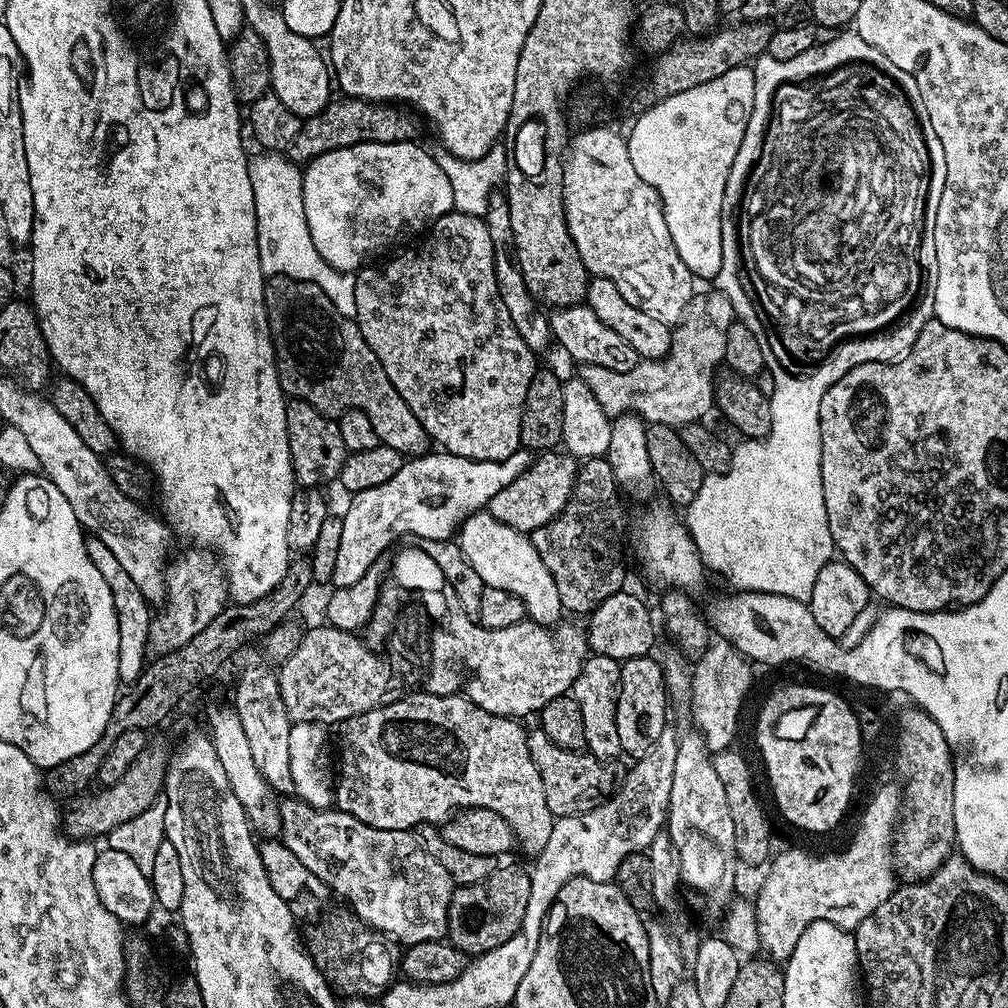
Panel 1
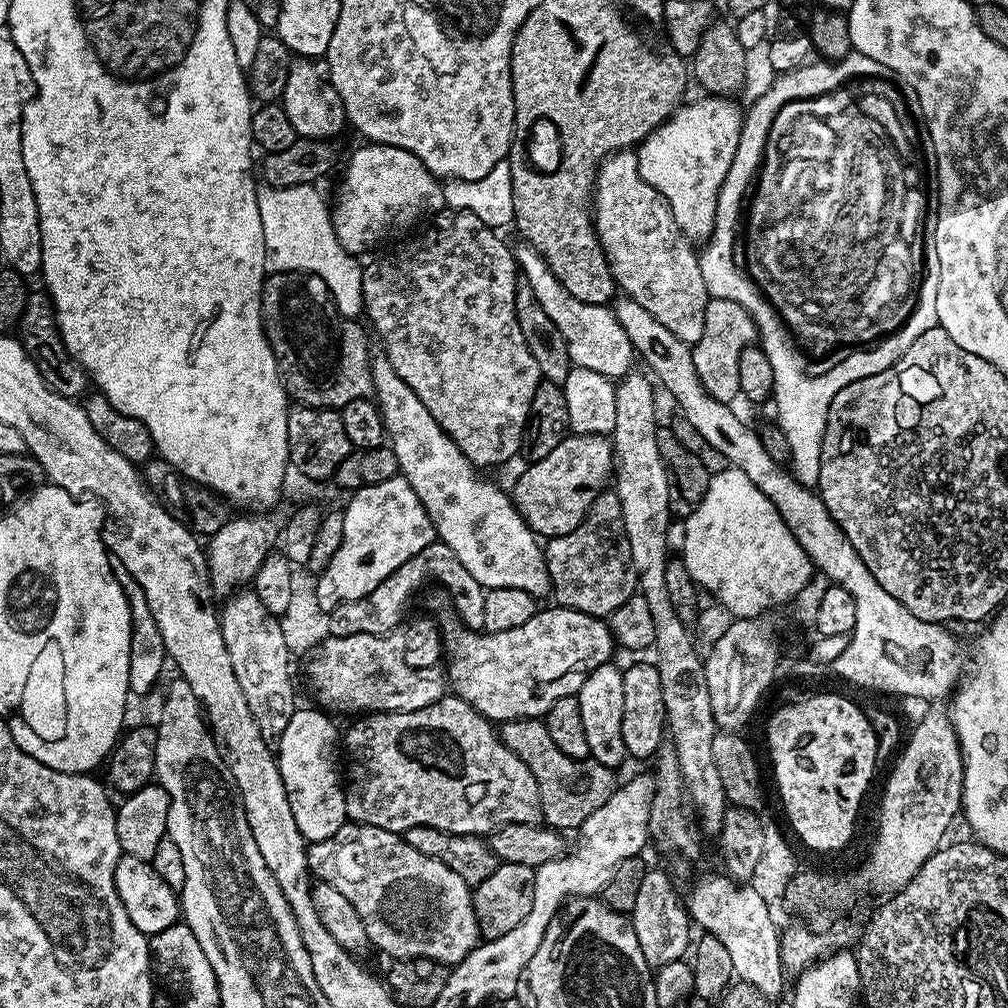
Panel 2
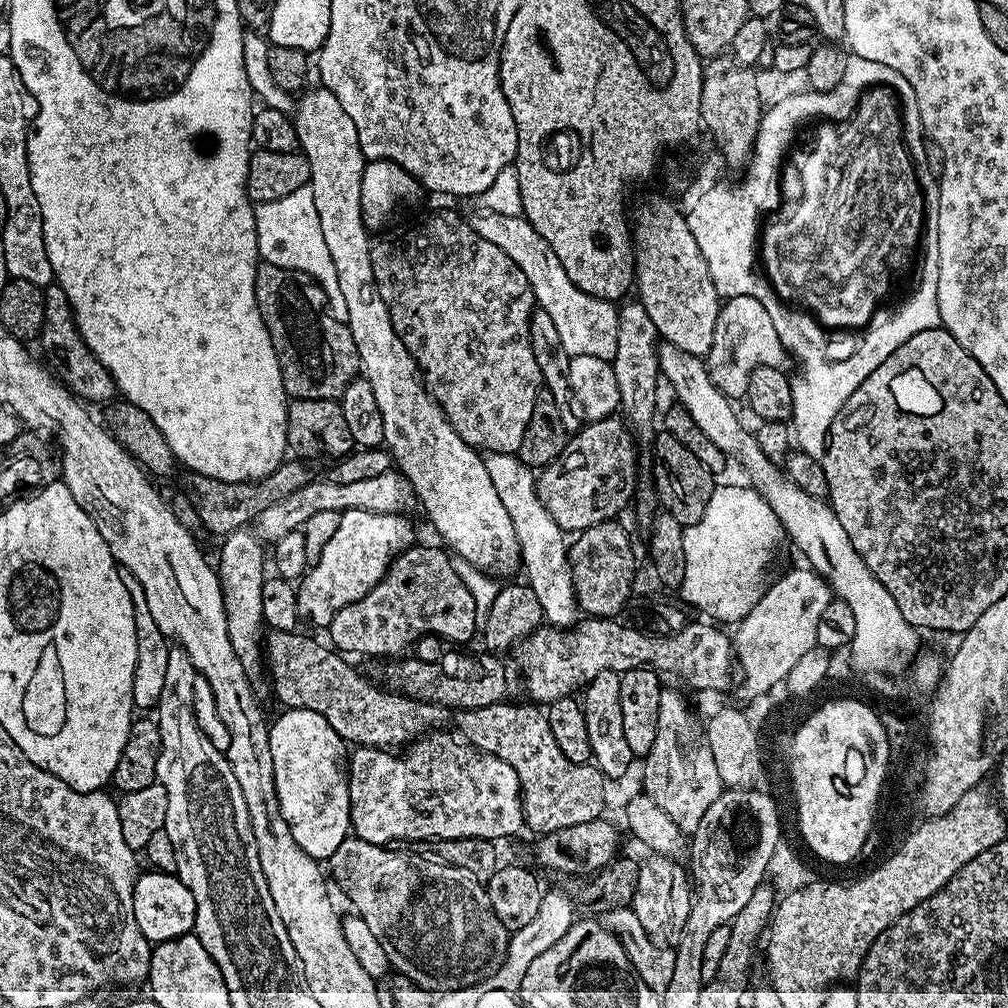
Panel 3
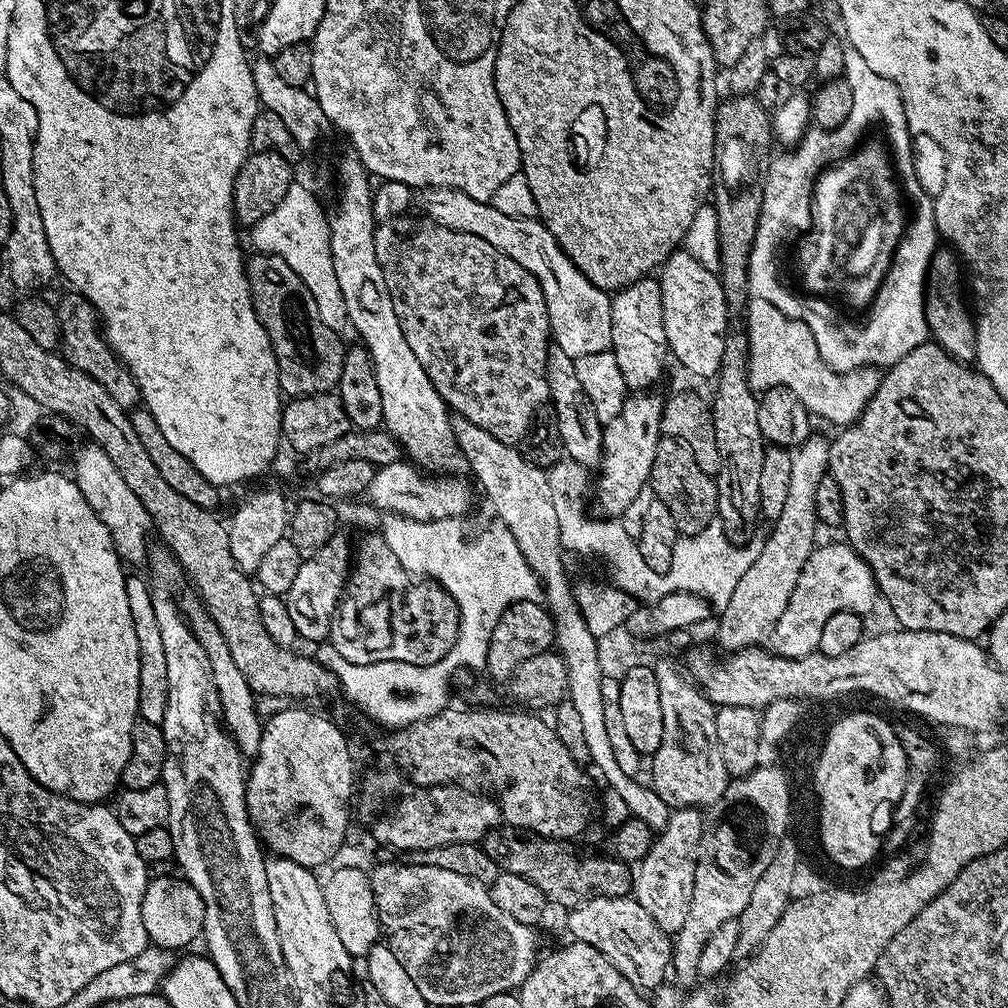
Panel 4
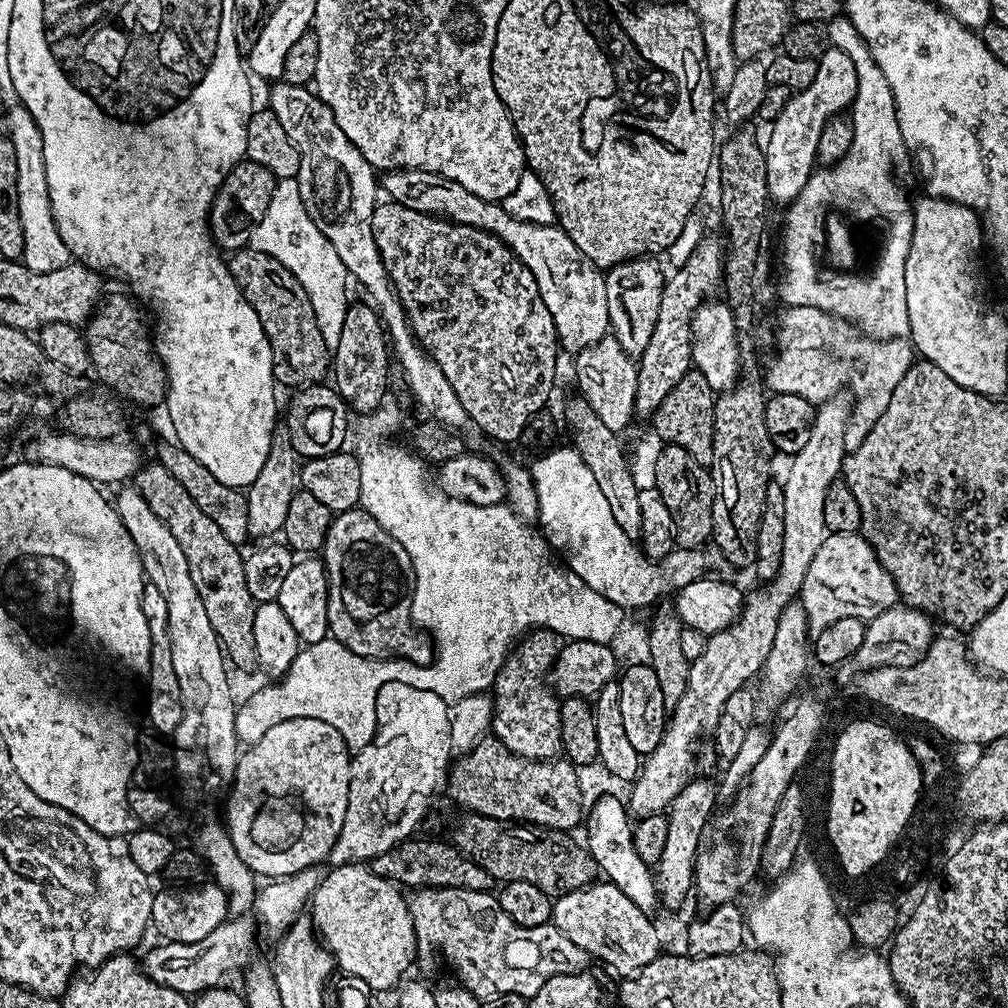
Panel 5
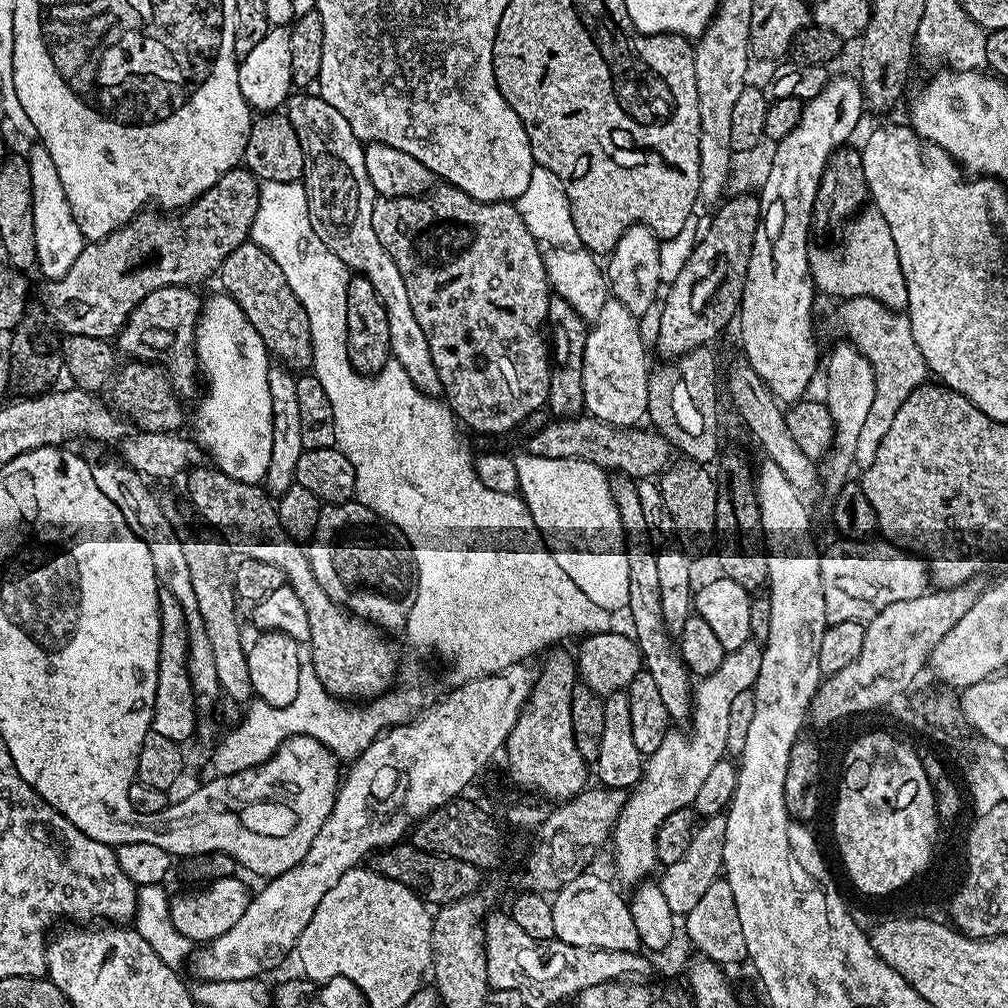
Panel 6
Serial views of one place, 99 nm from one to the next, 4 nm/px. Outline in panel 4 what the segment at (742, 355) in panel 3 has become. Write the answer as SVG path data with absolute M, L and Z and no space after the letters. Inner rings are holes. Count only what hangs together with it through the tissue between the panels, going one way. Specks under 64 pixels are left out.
M749 295L748 306L742 313L743 327L748 333L748 381L753 392L763 394L768 388L788 388L808 408L813 417L821 416L832 424L847 426L853 424L867 406L868 399L876 392L880 385L881 373L875 367L865 366L853 368L847 372L835 372L820 356L818 342L814 334L801 320L790 318L774 306L774 302L766 302L766 298Z

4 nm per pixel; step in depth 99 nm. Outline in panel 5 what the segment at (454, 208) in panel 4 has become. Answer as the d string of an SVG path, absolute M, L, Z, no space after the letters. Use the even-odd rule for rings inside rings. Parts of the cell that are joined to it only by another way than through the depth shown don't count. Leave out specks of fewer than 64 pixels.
M400 168L385 171L380 184L383 195L385 192L388 195L385 197L393 204L451 220L454 224L480 228L502 241L522 261L526 270L534 274L542 302L546 302L546 310L550 310L550 318L554 318L556 339L563 351L578 353L609 335L605 273L588 261L556 224L531 224L516 220L506 214L503 203L478 198L478 194L470 194L466 186L440 173Z

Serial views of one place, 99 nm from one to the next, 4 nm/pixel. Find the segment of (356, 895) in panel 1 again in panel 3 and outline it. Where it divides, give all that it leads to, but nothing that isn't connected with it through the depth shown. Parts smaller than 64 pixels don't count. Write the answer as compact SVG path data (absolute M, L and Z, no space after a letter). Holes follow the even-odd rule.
M349 836L328 861L328 867L354 904L355 913L373 931L382 950L386 951L391 967L410 978L417 989L429 988L436 993L475 985L476 975L488 963L503 960L508 949L510 929L494 914L487 887L466 870L455 868L439 859L427 860L412 852L395 852L395 847L374 844Z

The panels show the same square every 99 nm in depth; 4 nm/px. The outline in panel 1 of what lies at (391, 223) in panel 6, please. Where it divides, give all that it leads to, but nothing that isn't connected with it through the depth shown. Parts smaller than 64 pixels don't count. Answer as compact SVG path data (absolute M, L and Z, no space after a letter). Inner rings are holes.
M455 210L434 221L420 242L421 244L417 248L412 248L409 252L404 252L401 256L386 261L385 264L372 262L355 273L356 315L354 319L360 325L362 338L366 338L370 350L374 350L374 354L378 354L378 358L386 370L386 378L390 378L394 390L398 390L398 394L406 402L406 406L410 406L412 413L420 419L422 426L428 431L429 437L435 443L437 440L440 443L437 445L443 451L471 460L505 460L510 458L510 454L521 451L522 448L520 423L527 402L527 392L530 390L531 380L535 378L538 369L538 363L536 363L538 356L524 341L522 334L518 334L518 330L510 318L510 310L506 310L506 302L502 300L502 294L496 285L498 246L492 240L487 223L481 217Z

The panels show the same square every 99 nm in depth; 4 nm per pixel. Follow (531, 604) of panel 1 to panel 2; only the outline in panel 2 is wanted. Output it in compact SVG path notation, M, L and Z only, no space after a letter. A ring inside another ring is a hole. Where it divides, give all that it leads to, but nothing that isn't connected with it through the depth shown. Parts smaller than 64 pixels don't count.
M380 354L372 357L372 391L375 403L380 409L380 416L384 419L387 443L400 463L399 475L405 476L414 494L418 494L434 526L439 543L453 552L458 562L462 562L462 566L470 570L470 575L475 580L488 586L510 586L526 590L537 598L543 598L544 595L547 597L550 581L548 567L544 565L544 549L531 526L516 511L511 495L488 480L480 480L481 473L477 465L470 463L466 454L458 450L458 446L444 433L442 426L434 422L430 410L422 406L422 398L418 398L418 394L414 394L414 390L410 390L410 386L406 386L402 378L398 378L394 366L390 366L388 359Z

